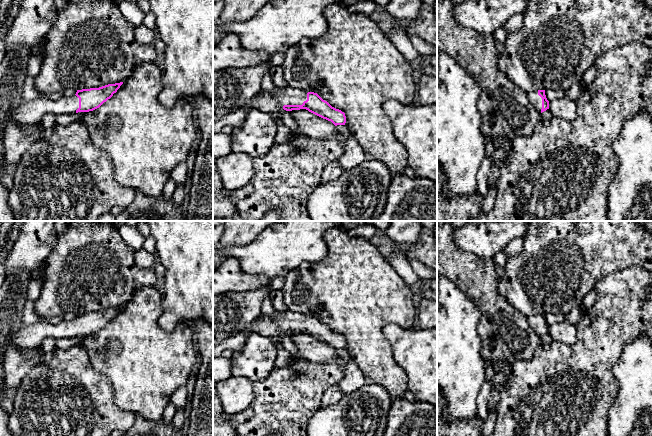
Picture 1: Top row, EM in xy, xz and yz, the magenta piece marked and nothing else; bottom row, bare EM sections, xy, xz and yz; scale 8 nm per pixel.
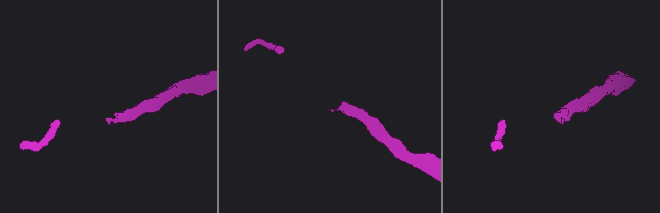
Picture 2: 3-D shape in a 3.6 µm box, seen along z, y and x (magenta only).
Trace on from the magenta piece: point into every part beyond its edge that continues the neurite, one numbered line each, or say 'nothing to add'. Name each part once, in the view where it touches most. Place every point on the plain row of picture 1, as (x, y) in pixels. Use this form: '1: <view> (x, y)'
1: xz (268, 326)

